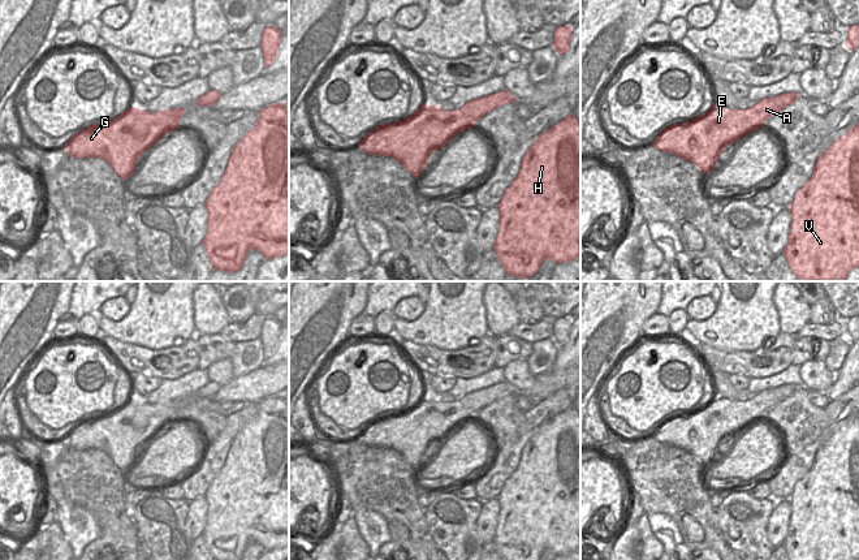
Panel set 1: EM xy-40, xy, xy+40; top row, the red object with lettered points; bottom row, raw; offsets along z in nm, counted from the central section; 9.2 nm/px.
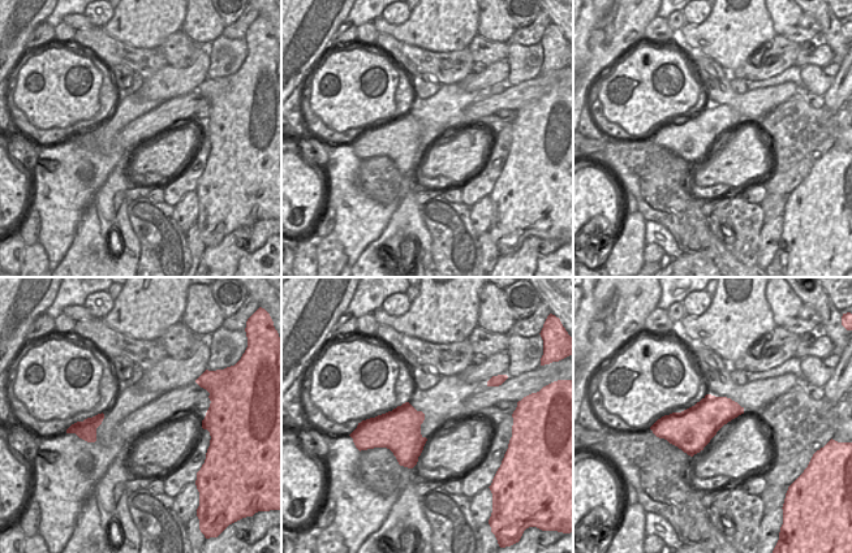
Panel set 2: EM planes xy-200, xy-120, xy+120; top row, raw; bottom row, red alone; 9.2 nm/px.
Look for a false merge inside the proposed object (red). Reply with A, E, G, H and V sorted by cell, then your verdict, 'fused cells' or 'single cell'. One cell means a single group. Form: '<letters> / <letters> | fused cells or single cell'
A E G H V | single cell

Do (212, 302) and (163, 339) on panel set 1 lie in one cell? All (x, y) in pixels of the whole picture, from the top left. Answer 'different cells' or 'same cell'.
different cells

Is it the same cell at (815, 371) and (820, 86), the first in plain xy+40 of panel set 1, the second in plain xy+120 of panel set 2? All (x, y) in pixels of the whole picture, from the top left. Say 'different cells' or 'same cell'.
same cell

